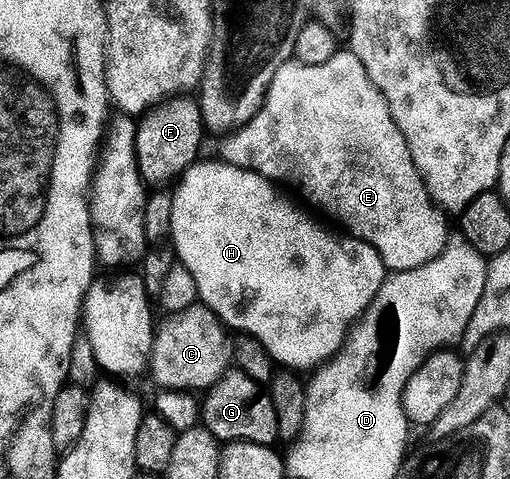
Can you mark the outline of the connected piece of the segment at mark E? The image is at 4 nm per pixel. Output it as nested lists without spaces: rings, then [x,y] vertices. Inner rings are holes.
[[[337,50],[332,57],[326,59],[326,62],[317,65],[304,65],[293,58],[288,63],[278,66],[278,70],[274,74],[274,82],[270,82],[270,86],[266,90],[266,98],[262,102],[258,114],[254,114],[254,118],[250,118],[250,122],[246,122],[235,132],[225,135],[221,140],[224,141],[220,144],[219,159],[223,163],[237,164],[240,168],[248,168],[250,171],[262,174],[266,179],[279,182],[281,185],[293,184],[310,203],[317,204],[326,215],[333,216],[347,235],[356,236],[362,242],[374,246],[374,250],[378,250],[378,254],[382,258],[385,269],[401,272],[410,270],[414,266],[422,266],[426,262],[430,262],[430,258],[434,258],[446,246],[450,235],[449,217],[443,210],[436,207],[435,202],[430,198],[430,194],[422,182],[422,174],[418,174],[418,166],[414,166],[414,158],[410,158],[410,146],[406,146],[406,138],[402,138],[402,130],[398,130],[398,126],[390,114],[390,106],[386,102],[386,98],[378,90],[378,86],[374,86],[370,82],[370,74],[366,74],[366,66],[362,66],[360,59],[351,50],[344,50],[344,52]]]

